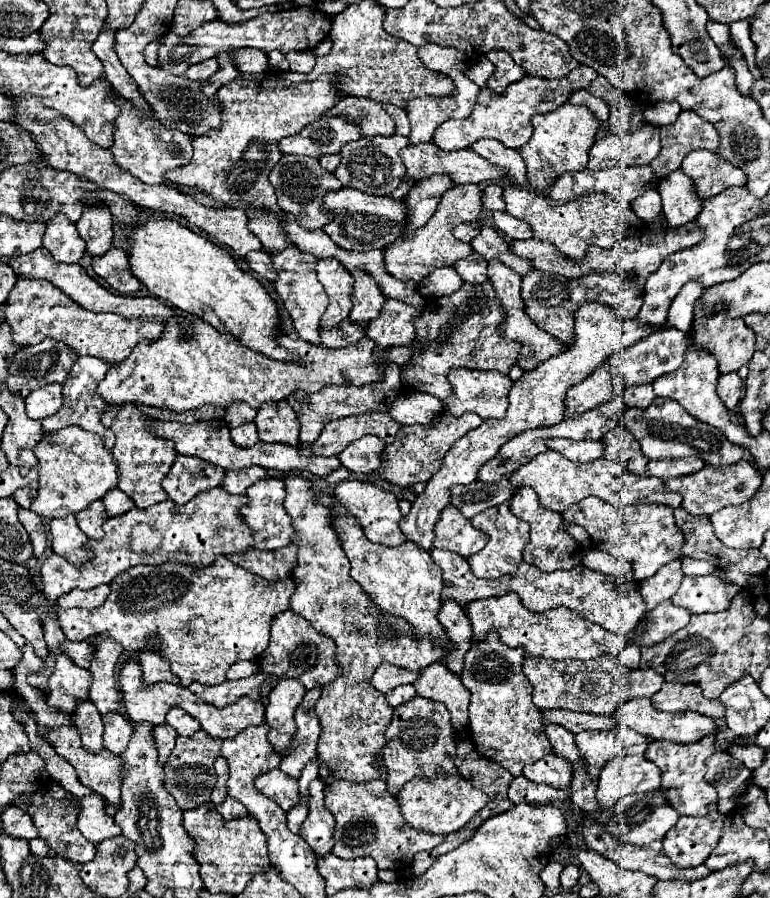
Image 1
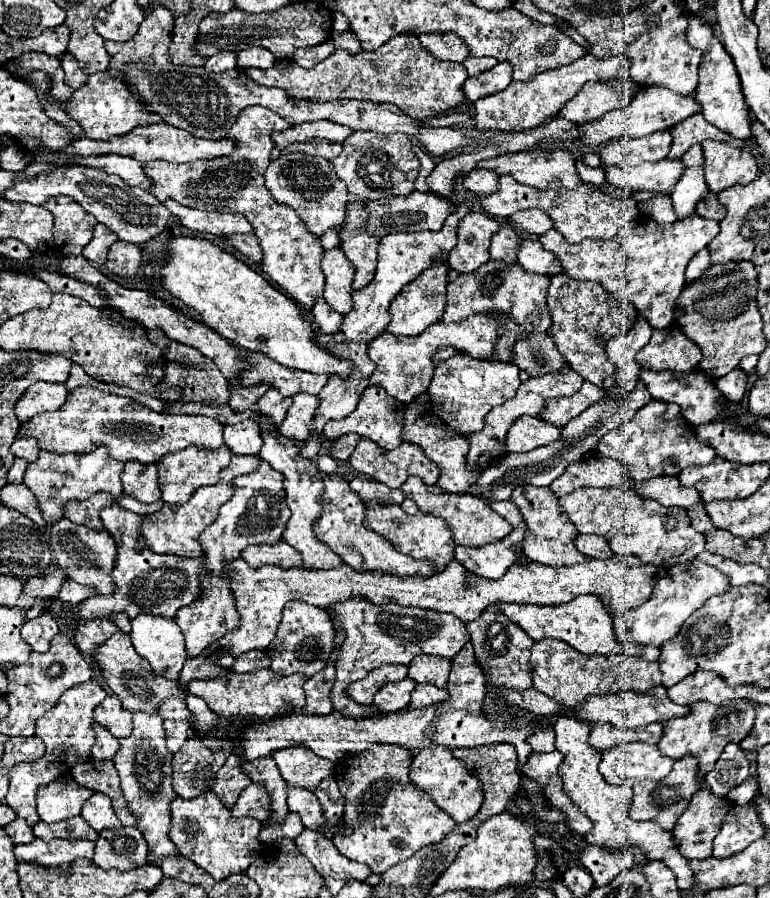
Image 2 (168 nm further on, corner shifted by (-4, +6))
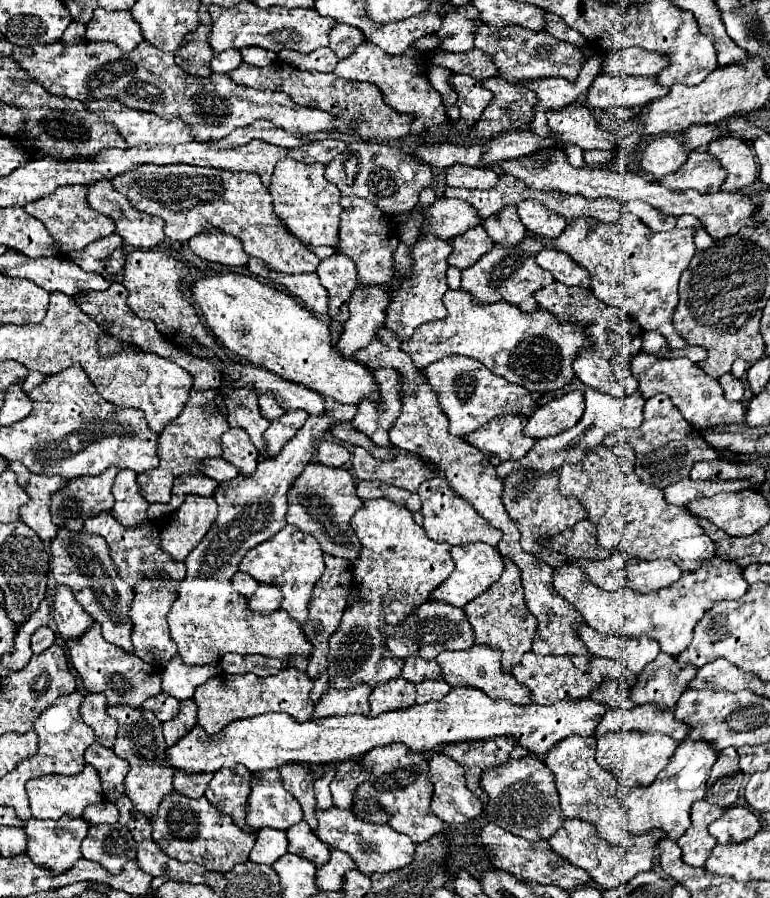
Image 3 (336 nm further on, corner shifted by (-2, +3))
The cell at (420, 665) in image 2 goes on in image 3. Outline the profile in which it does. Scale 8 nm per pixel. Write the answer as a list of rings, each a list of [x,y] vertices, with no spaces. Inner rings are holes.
[[[410,656],[404,660],[404,668],[402,668],[402,676],[414,684],[418,684],[420,680],[426,678],[442,678],[442,670],[436,664],[436,660],[426,660],[420,656]]]

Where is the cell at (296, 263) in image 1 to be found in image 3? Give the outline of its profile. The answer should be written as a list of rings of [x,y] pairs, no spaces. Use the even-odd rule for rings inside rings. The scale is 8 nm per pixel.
[[[142,164],[126,174],[118,174],[110,182],[128,198],[128,202],[132,202],[132,206],[136,206],[136,210],[162,218],[166,222],[166,236],[172,240],[186,242],[200,232],[216,228],[236,236],[244,244],[244,252],[248,256],[260,258],[272,270],[286,274],[316,272],[320,260],[276,218],[272,210],[272,196],[260,182],[258,174],[230,174],[228,170],[198,168],[190,164]]]

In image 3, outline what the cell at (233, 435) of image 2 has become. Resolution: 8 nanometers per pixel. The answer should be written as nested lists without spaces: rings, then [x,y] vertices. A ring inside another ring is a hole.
[[[230,428],[222,440],[222,458],[238,468],[242,476],[250,476],[256,470],[258,464],[258,450],[252,446],[252,440],[248,434],[240,428]]]

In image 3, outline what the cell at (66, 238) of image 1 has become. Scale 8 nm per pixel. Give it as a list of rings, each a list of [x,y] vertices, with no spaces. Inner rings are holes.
[[[62,186],[54,194],[38,198],[34,202],[28,202],[24,206],[24,210],[30,216],[38,218],[48,228],[52,238],[56,238],[56,242],[60,246],[60,252],[64,252],[64,254],[74,252],[74,250],[82,250],[84,246],[92,244],[94,240],[110,236],[116,230],[116,224],[112,222],[112,218],[102,216],[100,212],[96,212],[88,206],[86,190],[88,190],[88,186]]]

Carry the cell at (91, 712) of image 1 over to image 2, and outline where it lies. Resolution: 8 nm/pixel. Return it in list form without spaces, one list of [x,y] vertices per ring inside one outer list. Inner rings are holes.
[[[94,721],[94,733],[96,733],[96,743],[92,747],[92,757],[94,759],[112,759],[118,751],[118,739],[114,735],[108,735],[108,731],[104,727],[100,727],[100,723]]]

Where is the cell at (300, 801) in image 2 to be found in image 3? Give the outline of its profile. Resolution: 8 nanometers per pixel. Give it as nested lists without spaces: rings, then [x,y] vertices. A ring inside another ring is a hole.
[[[330,808],[324,812],[316,810],[316,818],[318,818],[316,836],[324,844],[350,854],[352,860],[356,862],[356,868],[366,876],[376,872],[382,874],[382,872],[400,870],[408,866],[414,858],[414,842],[386,824],[372,824],[372,822],[358,820],[350,810],[340,810],[340,808]]]

